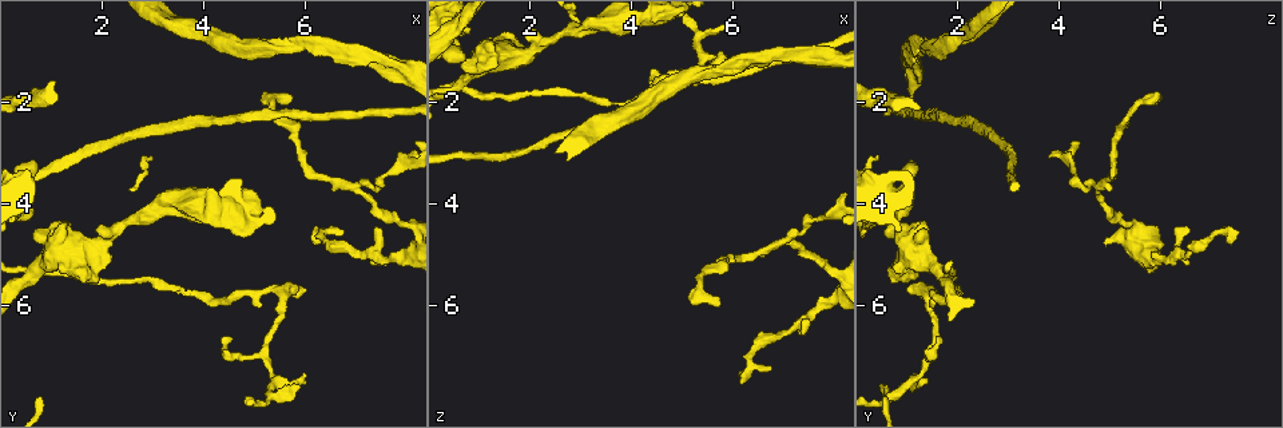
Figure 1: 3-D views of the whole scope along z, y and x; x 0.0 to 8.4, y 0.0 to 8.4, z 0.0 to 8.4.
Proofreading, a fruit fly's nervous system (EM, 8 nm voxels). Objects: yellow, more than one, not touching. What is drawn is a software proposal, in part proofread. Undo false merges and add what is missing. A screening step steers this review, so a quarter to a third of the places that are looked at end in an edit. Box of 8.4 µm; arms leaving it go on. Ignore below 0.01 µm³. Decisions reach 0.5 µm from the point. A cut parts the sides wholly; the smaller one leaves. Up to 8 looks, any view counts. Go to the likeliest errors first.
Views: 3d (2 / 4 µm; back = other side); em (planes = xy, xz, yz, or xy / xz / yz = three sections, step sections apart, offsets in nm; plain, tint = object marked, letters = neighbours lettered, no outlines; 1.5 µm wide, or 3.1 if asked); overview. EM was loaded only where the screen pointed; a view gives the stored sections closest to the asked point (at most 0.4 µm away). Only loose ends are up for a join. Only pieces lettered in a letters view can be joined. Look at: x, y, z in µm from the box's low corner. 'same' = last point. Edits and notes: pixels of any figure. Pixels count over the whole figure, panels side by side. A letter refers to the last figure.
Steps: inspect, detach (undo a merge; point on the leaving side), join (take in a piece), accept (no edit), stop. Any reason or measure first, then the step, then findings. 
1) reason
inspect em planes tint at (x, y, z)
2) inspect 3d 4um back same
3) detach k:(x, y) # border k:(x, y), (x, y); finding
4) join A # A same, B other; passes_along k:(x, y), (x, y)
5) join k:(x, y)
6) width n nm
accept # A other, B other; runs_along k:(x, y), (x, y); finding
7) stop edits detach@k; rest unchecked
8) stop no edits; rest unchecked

inspect em xz step 8 plain at (0.75, 5.30, 1.65)

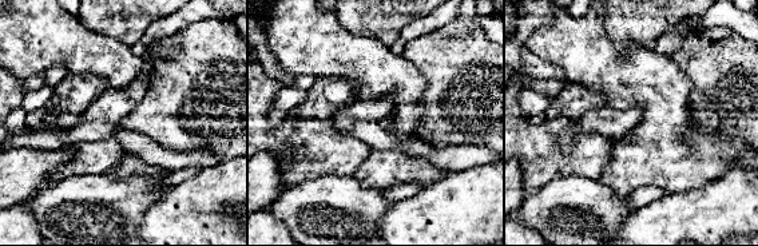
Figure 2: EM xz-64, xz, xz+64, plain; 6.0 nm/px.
inspect em xz step 8 tint same

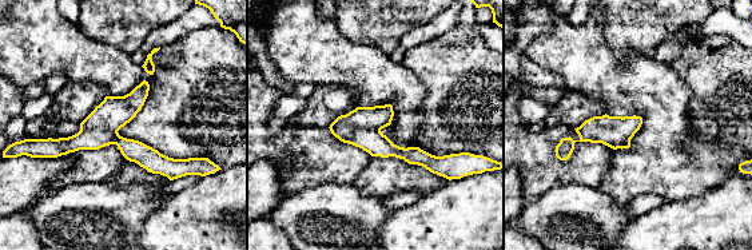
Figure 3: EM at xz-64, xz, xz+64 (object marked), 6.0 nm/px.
inspect em xz step 8 letters same

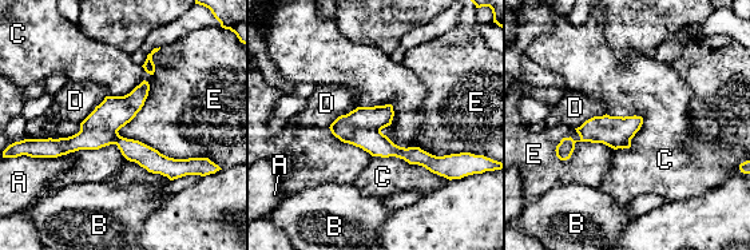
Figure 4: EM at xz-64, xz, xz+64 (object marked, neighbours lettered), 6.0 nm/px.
detach 4:(376, 143) # A other, B other, C other, D other, E other; border 4:(380, 130), (352, 130), (340, 139); two neurons meet here

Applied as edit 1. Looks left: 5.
an open end
inspect em planes letters at (6.10, 4.80, 7.35)

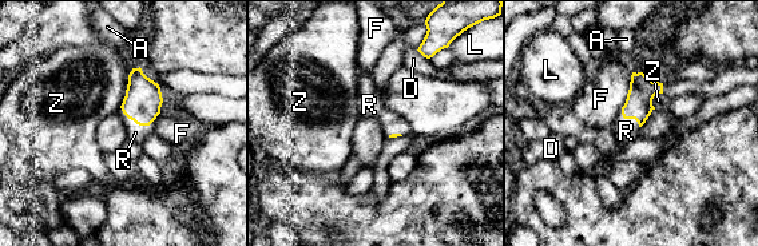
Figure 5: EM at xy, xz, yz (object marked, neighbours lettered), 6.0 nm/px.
longest_contact Z 260 nm
join R # A other, D other, F other, L other, R same, Z other; the neuron continues

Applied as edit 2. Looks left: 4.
stop edits detach@4, join@5; rest unchecked

